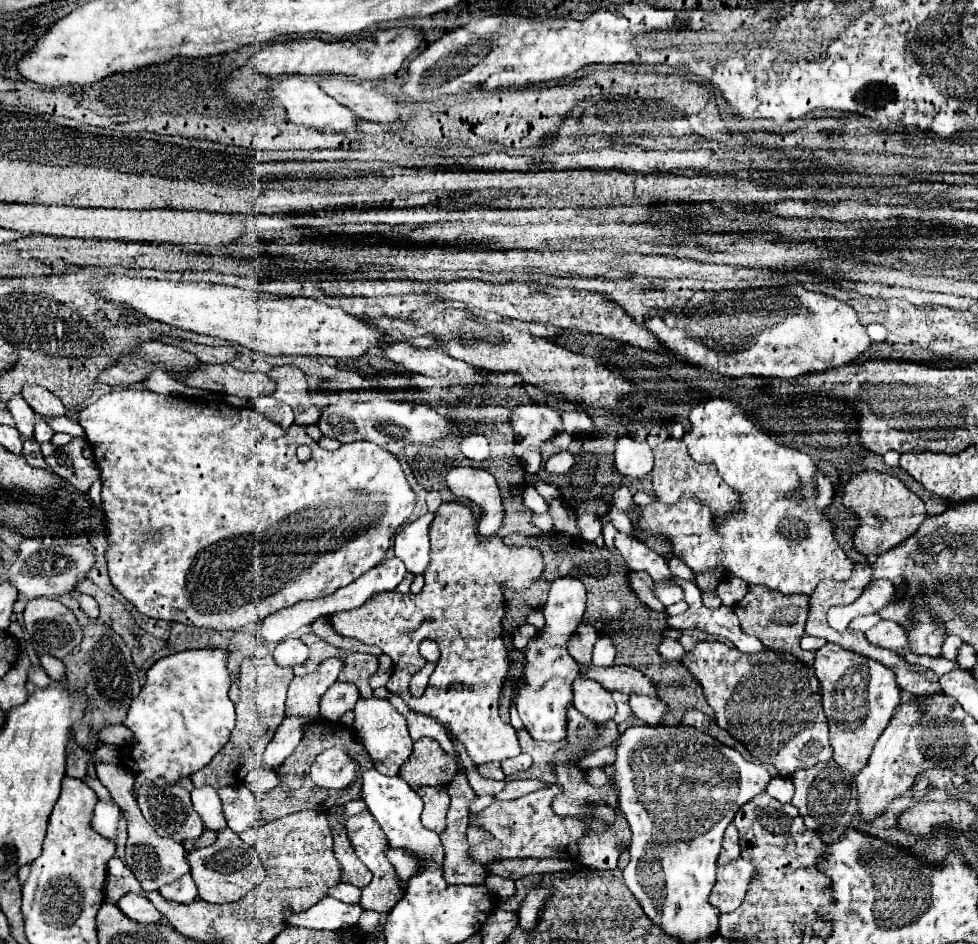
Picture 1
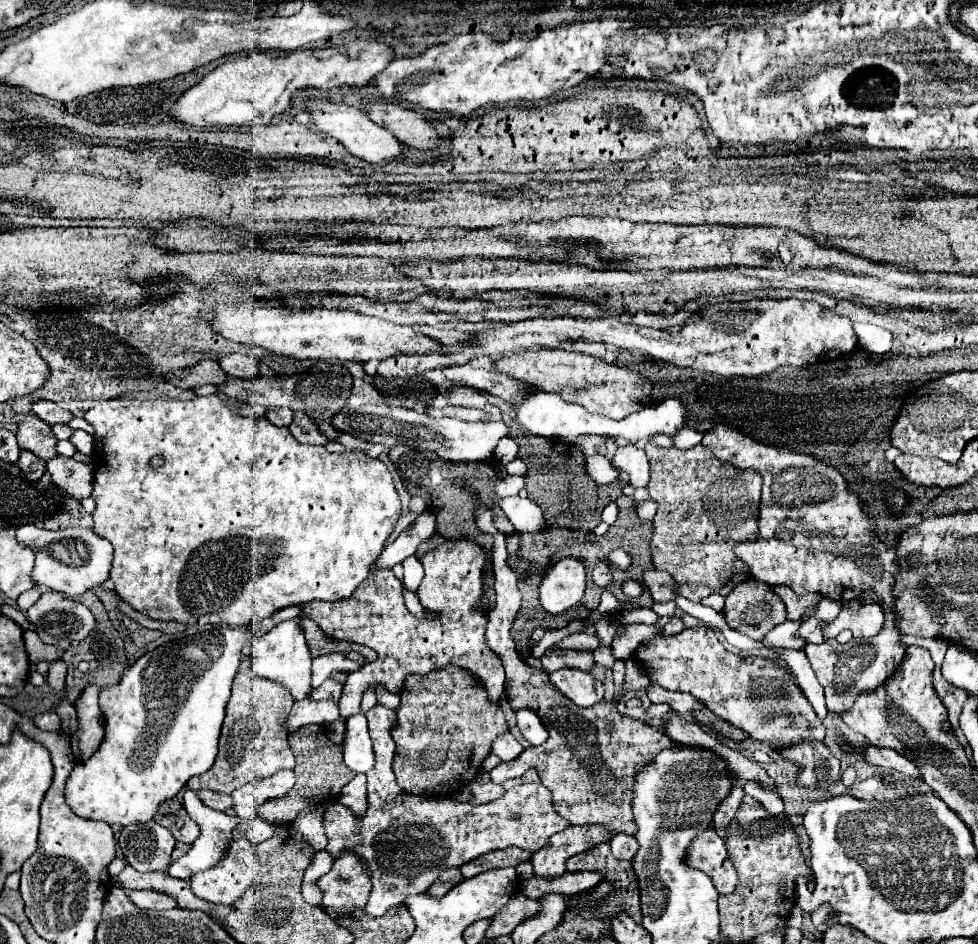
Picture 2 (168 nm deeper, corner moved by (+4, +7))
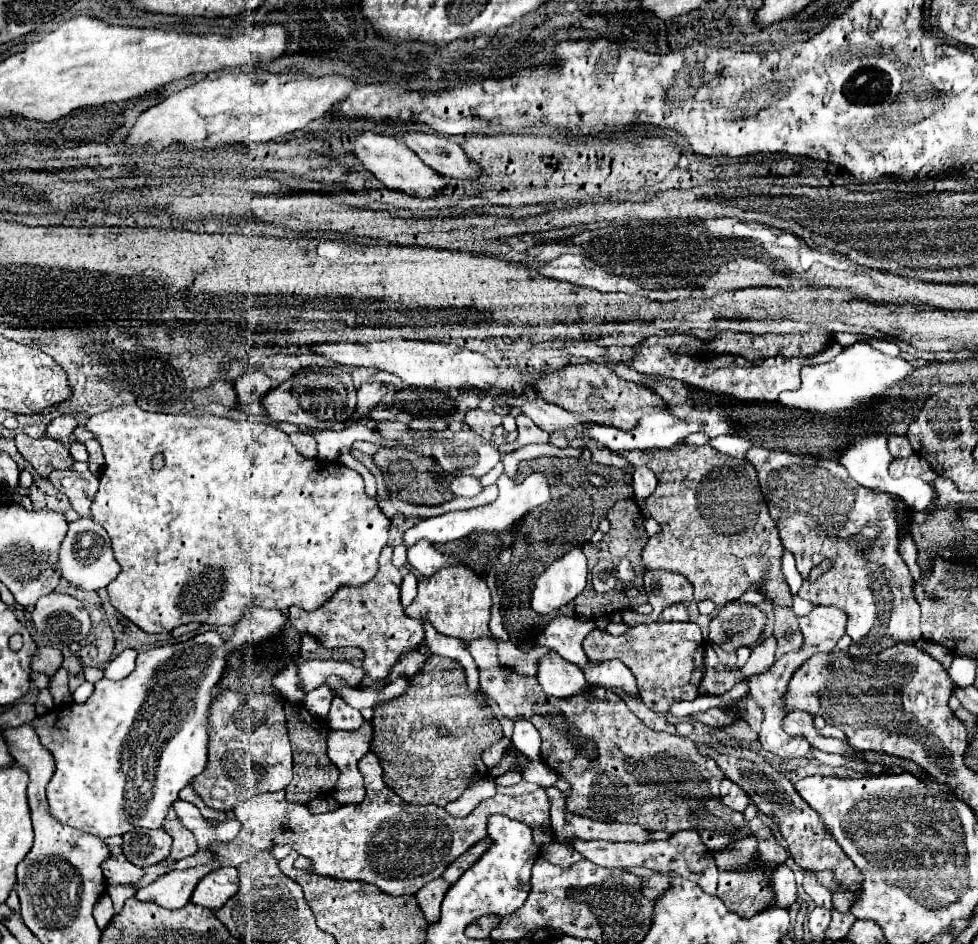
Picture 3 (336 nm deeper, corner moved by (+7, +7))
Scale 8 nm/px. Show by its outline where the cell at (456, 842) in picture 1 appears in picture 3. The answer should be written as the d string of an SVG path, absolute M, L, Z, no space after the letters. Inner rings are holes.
M437 878L435 882L429 882L425 884L415 896L417 896L417 902L425 914L425 920L427 924L433 924L439 920L439 906L441 906L441 900L445 896L445 892L449 890L449 884L443 880L443 878Z

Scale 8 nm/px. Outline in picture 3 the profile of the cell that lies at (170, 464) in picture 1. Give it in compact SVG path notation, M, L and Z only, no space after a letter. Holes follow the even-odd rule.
M119 406L103 414L91 416L85 428L97 436L97 442L101 444L105 454L105 468L99 480L99 492L91 506L93 520L101 524L111 536L115 558L121 564L121 574L107 586L109 600L125 618L129 618L143 632L147 634L161 634L161 630L171 632L173 628L189 622L203 622L211 626L217 624L233 626L235 620L239 620L239 616L243 616L243 610L247 610L249 606L261 606L269 610L271 608L287 610L291 606L299 606L299 608L315 610L319 608L319 604L323 604L323 600L327 600L327 596L333 596L341 586L363 586L377 574L379 568L377 558L381 550L387 546L391 520L381 512L375 498L369 498L365 494L365 482L361 474L339 462L321 462L321 460L303 458L283 430L257 420L233 422L229 418L217 418L213 414L203 414L203 416L157 414L157 412L145 412L139 406ZM155 454L165 456L163 470L151 468L151 456Z

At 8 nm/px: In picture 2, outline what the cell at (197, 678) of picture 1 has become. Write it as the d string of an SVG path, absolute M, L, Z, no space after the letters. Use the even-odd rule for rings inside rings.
M220 626L212 632L170 642L140 656L138 662L124 672L118 686L104 688L100 692L100 710L104 710L106 736L88 762L74 766L66 782L66 802L70 802L70 808L78 816L104 820L108 824L128 826L148 822L162 800L174 798L178 790L186 786L188 778L204 774L216 760L232 682L240 666L242 648L250 638L252 632L248 628ZM178 662L182 668L188 664L188 676L178 668Z

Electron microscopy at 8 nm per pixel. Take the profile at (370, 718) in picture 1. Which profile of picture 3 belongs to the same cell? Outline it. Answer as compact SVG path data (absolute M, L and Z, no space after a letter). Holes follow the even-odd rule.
M373 752L359 760L359 772L363 774L367 790L365 800L361 804L339 806L335 812L319 816L311 814L303 804L289 802L285 798L285 792L251 796L251 800L245 800L233 808L235 818L241 824L237 838L227 844L211 844L209 850L215 856L211 864L189 870L171 870L159 876L149 886L137 890L135 896L139 900L155 902L169 910L183 908L189 902L199 880L209 872L223 866L237 868L259 852L273 850L285 844L289 844L293 850L299 850L301 856L311 860L311 874L363 880L393 896L417 894L421 886L439 878L457 856L471 848L471 844L487 836L489 814L505 814L513 820L525 822L527 826L531 826L535 842L541 846L547 844L547 836L543 836L543 824L549 824L549 804L543 788L521 796L495 794L493 798L483 800L467 818L453 818L441 806L411 806L401 796L391 792L381 780L383 770L379 766L379 758Z

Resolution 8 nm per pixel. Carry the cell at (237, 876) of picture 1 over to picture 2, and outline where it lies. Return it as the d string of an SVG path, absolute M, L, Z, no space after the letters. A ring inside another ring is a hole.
M248 838L230 840L228 846L230 848L226 848L224 858L216 866L212 866L212 868L208 868L204 872L198 872L198 874L194 874L190 878L190 888L192 888L192 892L198 898L214 902L214 904L232 904L256 880L256 876L260 872L260 862L258 862L258 856L256 856L256 846Z

